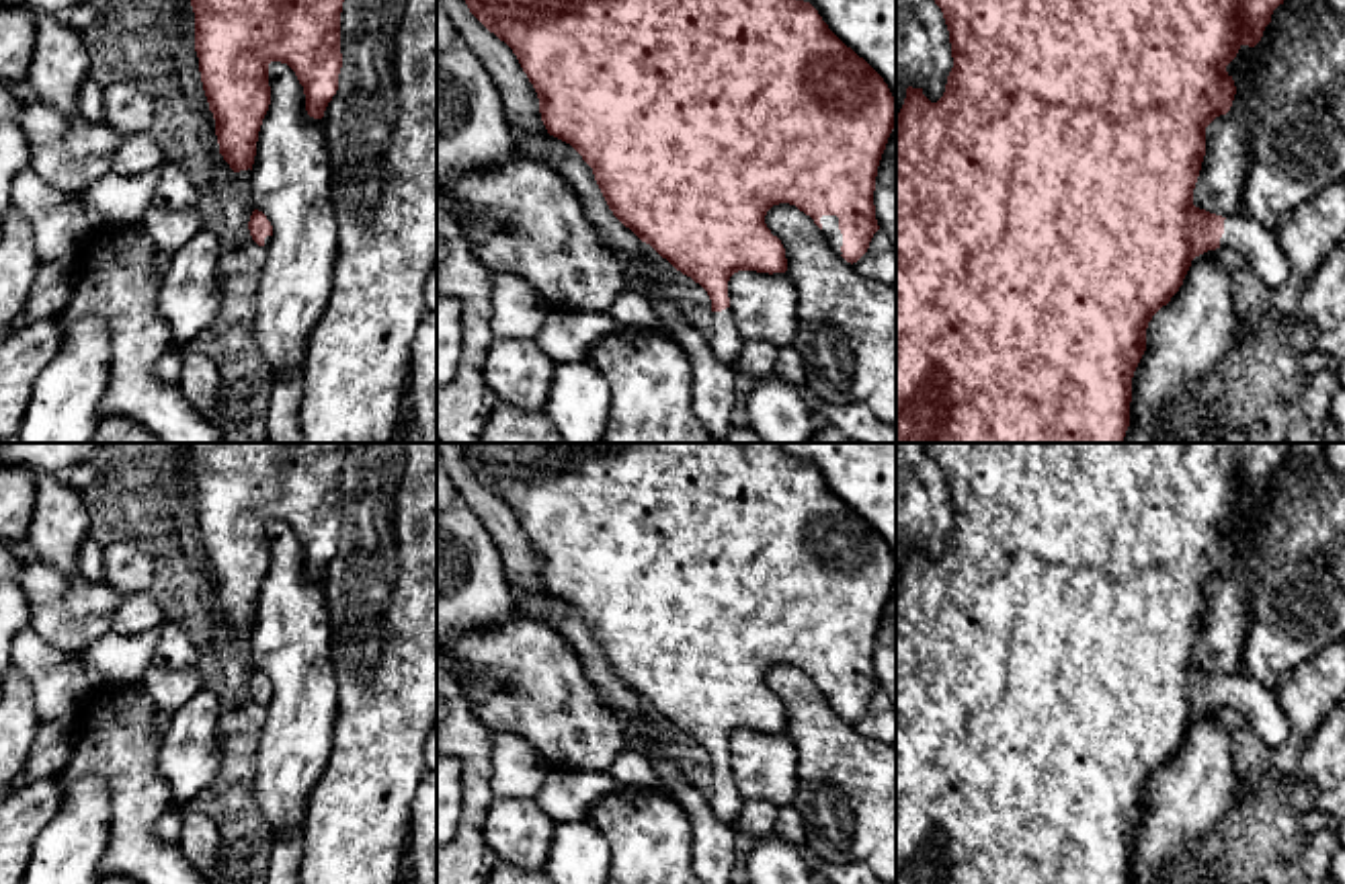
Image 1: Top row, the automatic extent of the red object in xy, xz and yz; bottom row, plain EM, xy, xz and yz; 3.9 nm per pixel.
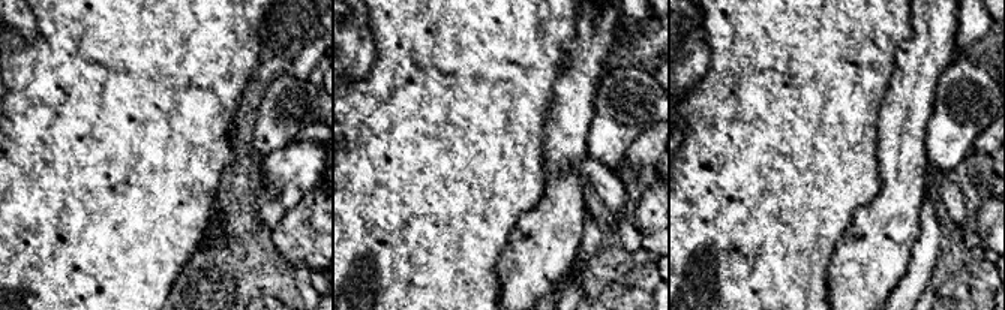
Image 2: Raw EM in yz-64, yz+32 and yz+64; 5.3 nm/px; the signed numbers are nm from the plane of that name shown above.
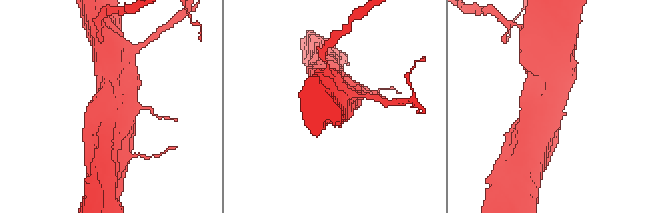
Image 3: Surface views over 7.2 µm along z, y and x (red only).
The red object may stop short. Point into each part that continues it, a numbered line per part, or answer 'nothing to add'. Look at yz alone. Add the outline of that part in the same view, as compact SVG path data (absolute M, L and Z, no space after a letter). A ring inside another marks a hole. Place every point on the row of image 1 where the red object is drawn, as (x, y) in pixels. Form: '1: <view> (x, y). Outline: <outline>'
1: yz (1255, 245). Outline: M1226 217L1220 248L1234 250L1249 263L1269 289L1288 281L1288 258L1281 254L1273 232L1249 217Z

